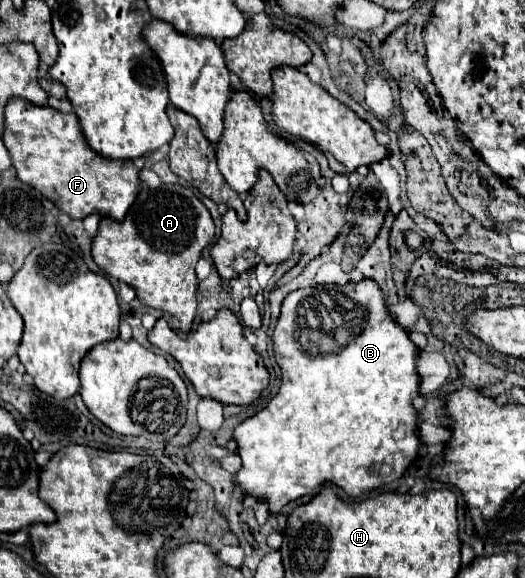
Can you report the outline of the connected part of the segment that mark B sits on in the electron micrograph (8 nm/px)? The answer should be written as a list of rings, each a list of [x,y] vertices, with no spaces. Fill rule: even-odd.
[[[362,280],[356,284],[348,282],[346,286],[322,284],[322,286],[312,286],[312,288],[290,292],[282,302],[282,310],[280,310],[280,318],[278,318],[278,324],[276,324],[274,334],[272,334],[272,342],[274,342],[274,358],[282,370],[282,384],[280,384],[278,394],[268,402],[268,406],[264,410],[260,410],[258,414],[254,414],[252,418],[244,420],[240,426],[234,428],[234,440],[238,444],[236,452],[242,458],[242,468],[236,474],[236,486],[246,496],[268,502],[270,514],[280,514],[280,510],[288,502],[298,500],[302,496],[308,496],[326,484],[334,484],[334,486],[342,488],[348,496],[358,498],[360,494],[366,494],[374,488],[380,488],[384,484],[390,484],[390,482],[402,478],[406,468],[416,460],[420,446],[422,446],[420,440],[416,438],[416,426],[418,426],[416,408],[410,404],[410,400],[420,394],[420,376],[416,374],[418,348],[408,338],[406,330],[400,328],[390,318],[378,284],[374,280]]]

